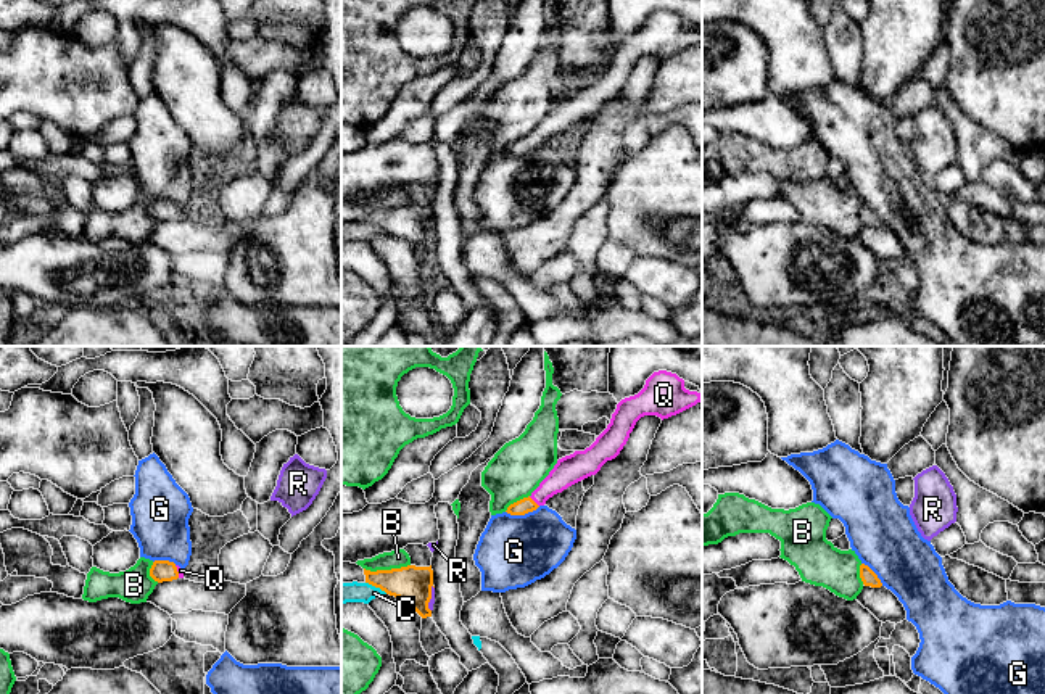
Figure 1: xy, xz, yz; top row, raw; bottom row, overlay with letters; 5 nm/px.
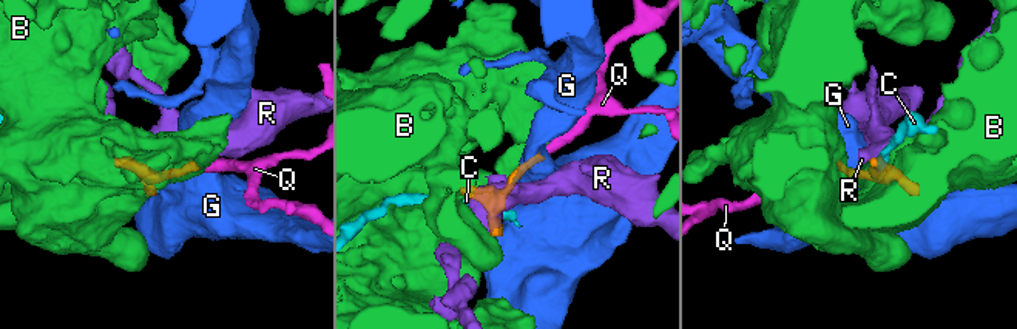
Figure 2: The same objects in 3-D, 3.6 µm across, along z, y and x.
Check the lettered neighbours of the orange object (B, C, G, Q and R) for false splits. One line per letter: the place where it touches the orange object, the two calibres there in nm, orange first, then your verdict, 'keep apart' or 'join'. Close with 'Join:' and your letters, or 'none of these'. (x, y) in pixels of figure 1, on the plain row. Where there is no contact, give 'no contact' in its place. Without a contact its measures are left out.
B: meets orange in xz at (387, 210); 180 nm thick on the orange side, 90 nm on the other; keep apart
C: meets orange in xz at (377, 226); 180 nm thick on the orange side, 110 nm on the other; keep apart
G: meets orange in xz at (522, 153); 80 nm thick on the orange side, 360 nm on the other; keep apart
Q: meets orange in xz at (533, 140); 80 nm thick on the orange side, 140 nm on the other; join
R: meets orange in xz at (430, 237); 180 nm thick on the orange side, 30 nm on the other; keep apart
Join: Q

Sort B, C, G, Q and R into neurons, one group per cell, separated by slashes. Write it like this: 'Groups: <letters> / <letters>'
Groups: B / C / G / Q / R

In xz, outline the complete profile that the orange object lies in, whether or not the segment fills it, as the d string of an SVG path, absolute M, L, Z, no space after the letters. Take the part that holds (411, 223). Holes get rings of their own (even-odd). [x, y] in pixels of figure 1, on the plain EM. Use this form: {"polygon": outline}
{"polygon": "M341 201L341 222L369 222L390 235L406 240L422 258L432 256L433 209L407 204L391 209L370 211L357 203Z"}

